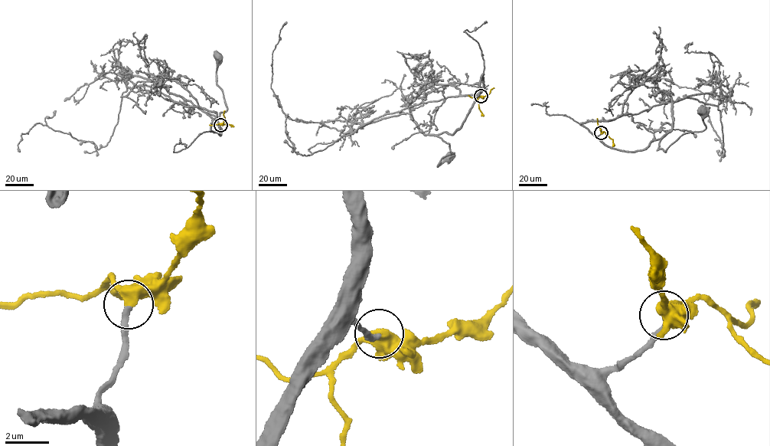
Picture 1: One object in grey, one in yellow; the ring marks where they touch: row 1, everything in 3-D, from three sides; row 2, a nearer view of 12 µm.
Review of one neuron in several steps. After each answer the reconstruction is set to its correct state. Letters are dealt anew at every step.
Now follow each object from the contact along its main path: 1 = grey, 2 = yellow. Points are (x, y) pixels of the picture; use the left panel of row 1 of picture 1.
1: (220, 125), (220, 135), (222, 129), (216, 120), (203, 111), (218, 116), (226, 109), (216, 84), (219, 56)
2: (220, 125), (219, 123), (226, 123), (233, 126)

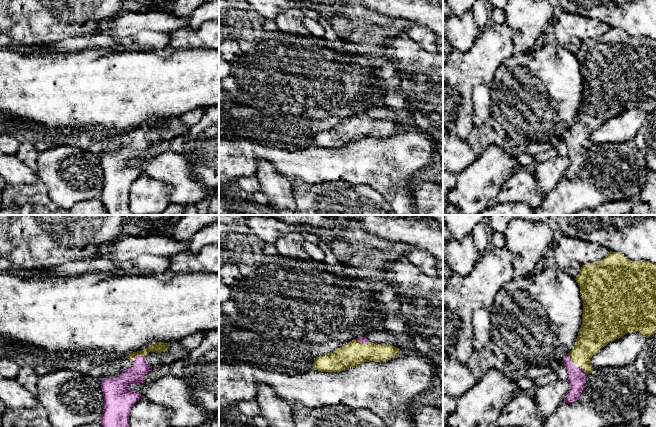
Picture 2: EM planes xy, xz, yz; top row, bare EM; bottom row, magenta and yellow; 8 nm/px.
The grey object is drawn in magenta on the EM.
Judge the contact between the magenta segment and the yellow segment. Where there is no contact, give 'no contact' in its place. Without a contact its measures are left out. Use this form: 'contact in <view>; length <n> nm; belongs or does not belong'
contact in xy; length 100 nm; belongs

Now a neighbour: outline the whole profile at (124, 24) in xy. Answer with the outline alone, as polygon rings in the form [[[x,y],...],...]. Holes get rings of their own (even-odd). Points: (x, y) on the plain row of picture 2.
[[[169,9],[138,13],[121,10],[113,18],[99,22],[96,32],[107,36],[115,34],[124,38],[132,37],[143,30],[170,33],[185,23],[185,19],[176,17]]]

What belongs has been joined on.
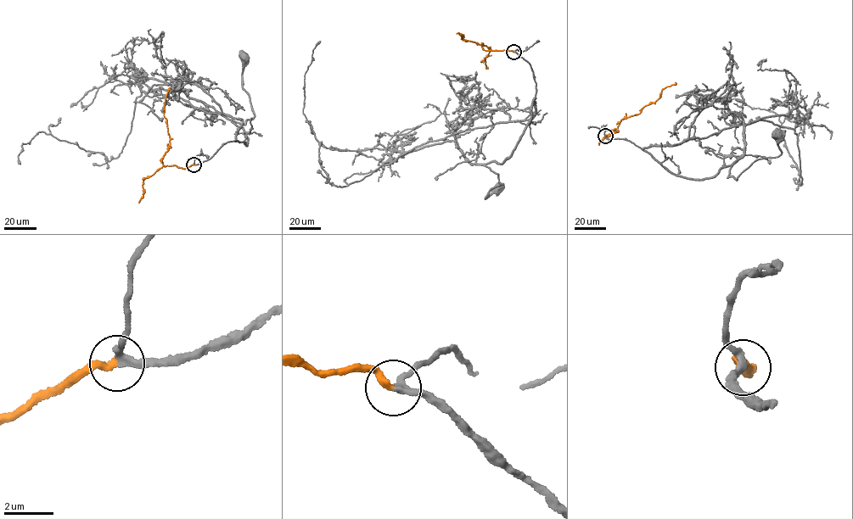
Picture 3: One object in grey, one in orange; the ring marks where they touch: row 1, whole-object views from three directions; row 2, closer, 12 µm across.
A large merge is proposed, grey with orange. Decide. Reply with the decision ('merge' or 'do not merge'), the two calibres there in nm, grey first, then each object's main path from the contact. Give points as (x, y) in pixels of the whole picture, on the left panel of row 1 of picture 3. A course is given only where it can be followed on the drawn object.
merge; calibres 280 and 280 nm; course grey (193, 164), (226, 142), (249, 142), (227, 119), (244, 125), (254, 116), (243, 88), (245, 56); course orange (193, 164), (184, 169), (163, 164), (163, 155), (170, 147), (164, 114), (169, 87)

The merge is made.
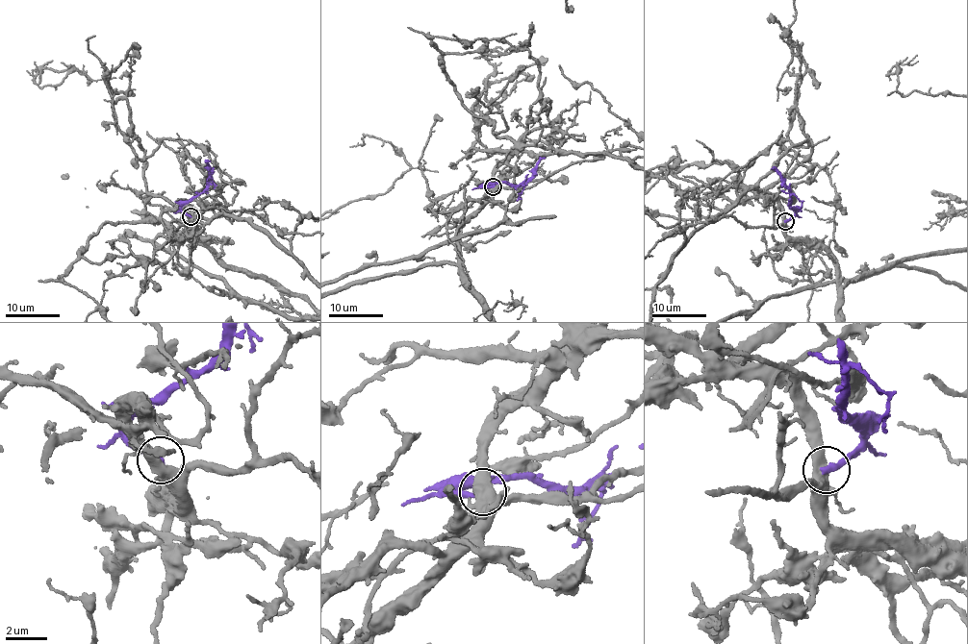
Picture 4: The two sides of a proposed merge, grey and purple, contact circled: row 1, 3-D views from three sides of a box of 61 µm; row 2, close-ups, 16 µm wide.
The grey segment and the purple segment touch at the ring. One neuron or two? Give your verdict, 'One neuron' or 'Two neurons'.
Two neurons

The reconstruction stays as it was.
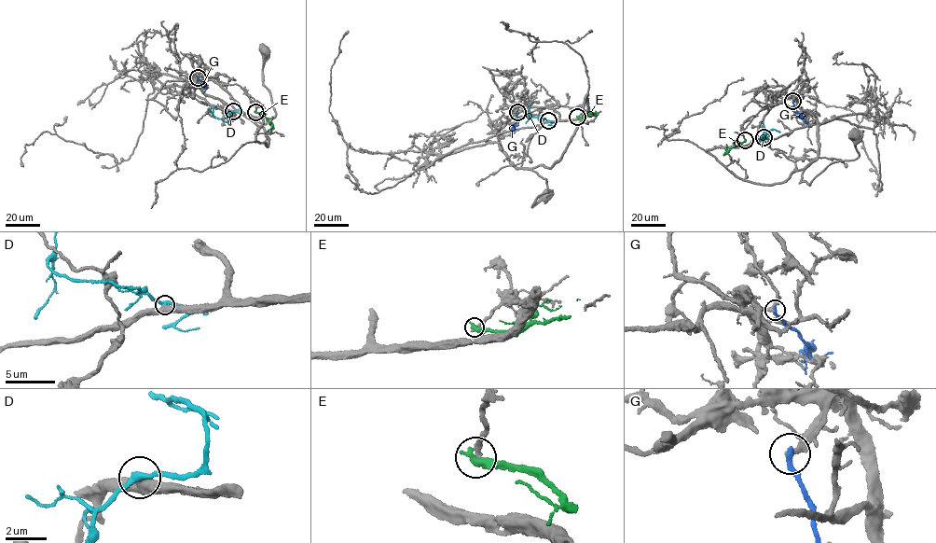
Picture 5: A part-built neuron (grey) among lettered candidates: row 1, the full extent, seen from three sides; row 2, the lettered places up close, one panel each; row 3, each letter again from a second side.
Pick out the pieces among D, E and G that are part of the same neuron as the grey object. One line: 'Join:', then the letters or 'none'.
Join: none

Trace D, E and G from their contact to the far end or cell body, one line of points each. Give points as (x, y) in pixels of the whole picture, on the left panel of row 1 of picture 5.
D: (233, 111), (225, 121), (213, 116), (214, 106)
E: (255, 112), (269, 121), (271, 128), (267, 131)
G: (198, 77), (206, 89)

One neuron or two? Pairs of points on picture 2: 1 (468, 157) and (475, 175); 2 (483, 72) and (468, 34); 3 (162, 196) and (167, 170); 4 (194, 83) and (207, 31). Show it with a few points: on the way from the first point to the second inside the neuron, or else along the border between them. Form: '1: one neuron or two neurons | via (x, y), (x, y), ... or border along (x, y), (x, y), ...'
1: two neurons | border along (477, 157), (456, 174)
2: two neurons | border along (482, 30), (475, 43), (469, 49), (453, 49)
3: two neurons | border along (143, 174), (164, 181), (171, 189), (172, 201)
4: two neurons | border along (208, 48), (182, 48), (180, 50)

